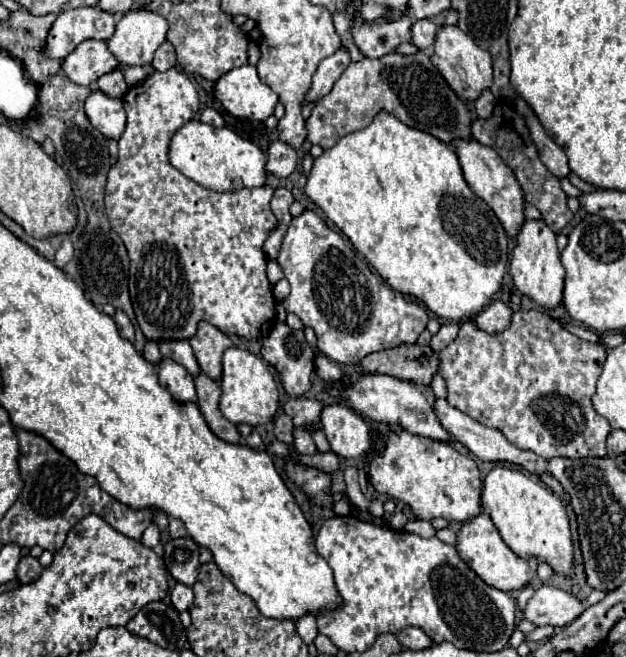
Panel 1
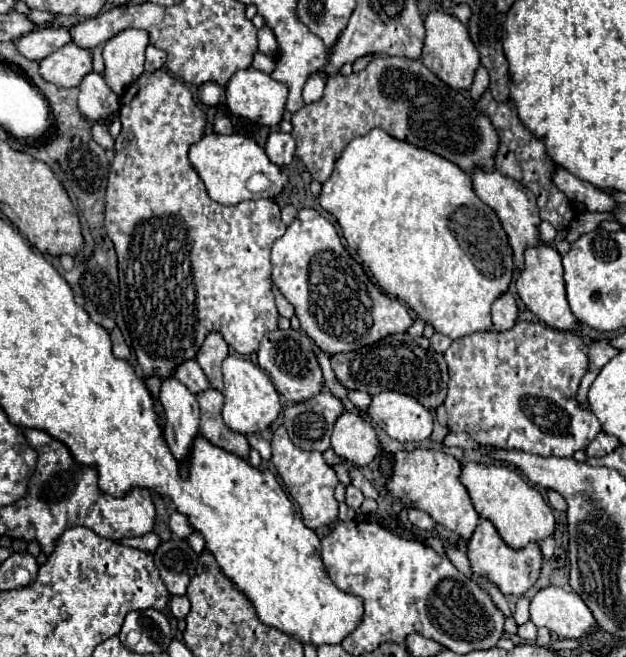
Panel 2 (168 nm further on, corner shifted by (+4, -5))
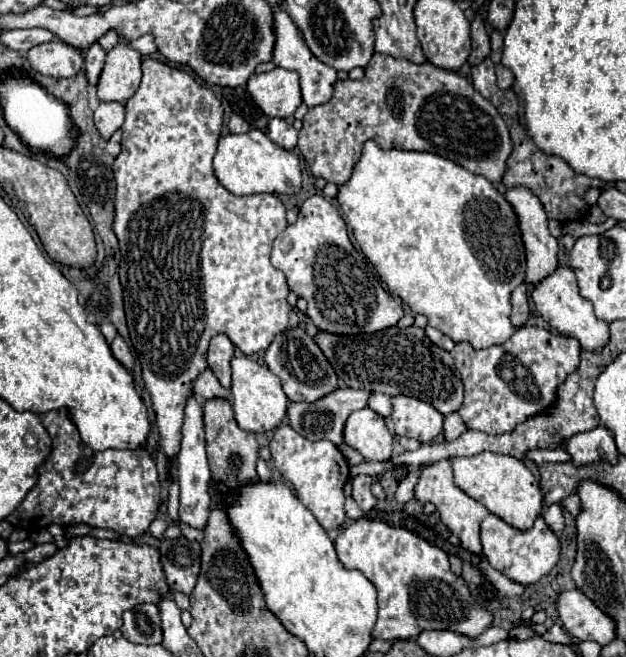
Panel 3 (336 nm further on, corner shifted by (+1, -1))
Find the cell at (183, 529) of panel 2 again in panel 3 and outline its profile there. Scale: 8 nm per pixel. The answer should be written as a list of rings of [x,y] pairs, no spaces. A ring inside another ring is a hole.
[[[191,397],[185,407],[185,423],[183,423],[183,441],[181,451],[177,455],[177,481],[179,481],[179,519],[181,523],[193,529],[205,529],[209,509],[211,509],[211,471],[207,465],[205,453],[205,433],[203,433],[203,409]]]

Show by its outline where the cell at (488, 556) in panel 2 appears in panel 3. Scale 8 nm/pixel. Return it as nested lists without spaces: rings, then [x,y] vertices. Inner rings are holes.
[[[489,513],[481,523],[481,543],[483,543],[483,555],[487,557],[491,567],[495,567],[505,577],[509,577],[511,581],[517,581],[521,585],[531,585],[531,583],[539,581],[543,575],[547,575],[555,567],[555,563],[559,561],[559,555],[561,555],[559,539],[547,527],[543,517],[539,517],[531,529],[521,531],[521,529],[507,525],[497,515]]]

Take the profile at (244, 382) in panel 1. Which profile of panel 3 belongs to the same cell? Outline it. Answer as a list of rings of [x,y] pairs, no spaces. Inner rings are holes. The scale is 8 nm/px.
[[[247,355],[233,357],[231,367],[233,367],[233,385],[231,385],[233,411],[239,427],[249,433],[263,433],[277,429],[287,411],[287,395],[281,389],[279,377],[275,377],[267,367],[259,365]]]

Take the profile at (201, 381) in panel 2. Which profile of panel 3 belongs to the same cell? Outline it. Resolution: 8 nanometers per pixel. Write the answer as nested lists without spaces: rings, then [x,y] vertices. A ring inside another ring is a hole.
[[[205,369],[205,371],[197,377],[193,389],[195,389],[197,399],[201,399],[201,401],[215,399],[215,397],[217,397],[217,399],[227,399],[227,397],[229,397],[229,391],[221,387],[221,383],[217,381],[217,377],[213,375],[211,369]]]

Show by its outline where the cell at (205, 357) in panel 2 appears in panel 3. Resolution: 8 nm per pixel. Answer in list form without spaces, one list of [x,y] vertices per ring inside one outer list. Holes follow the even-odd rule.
[[[215,335],[209,345],[207,363],[209,369],[215,373],[219,383],[229,389],[231,387],[231,359],[235,355],[235,345],[229,341],[227,335]]]

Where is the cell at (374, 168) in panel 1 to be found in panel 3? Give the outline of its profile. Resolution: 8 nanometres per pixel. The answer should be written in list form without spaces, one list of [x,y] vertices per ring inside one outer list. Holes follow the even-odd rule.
[[[367,141],[365,147],[363,147],[361,161],[355,165],[351,179],[345,185],[339,187],[337,201],[339,201],[339,207],[345,213],[351,229],[353,229],[353,235],[355,235],[359,247],[363,249],[367,259],[373,263],[375,271],[379,273],[379,277],[383,279],[387,289],[391,293],[399,295],[403,299],[403,303],[407,303],[411,307],[413,313],[425,315],[431,327],[443,331],[455,343],[467,341],[475,349],[487,349],[491,345],[503,345],[515,333],[517,327],[511,325],[511,319],[509,319],[509,315],[511,315],[511,293],[519,283],[525,281],[525,247],[523,247],[519,221],[517,221],[517,215],[515,215],[513,207],[505,199],[505,195],[499,189],[495,189],[493,183],[487,181],[483,175],[475,175],[461,165],[457,165],[457,163],[445,159],[445,157],[427,153],[427,151],[401,151],[401,149],[383,151],[375,145],[375,141]]]

